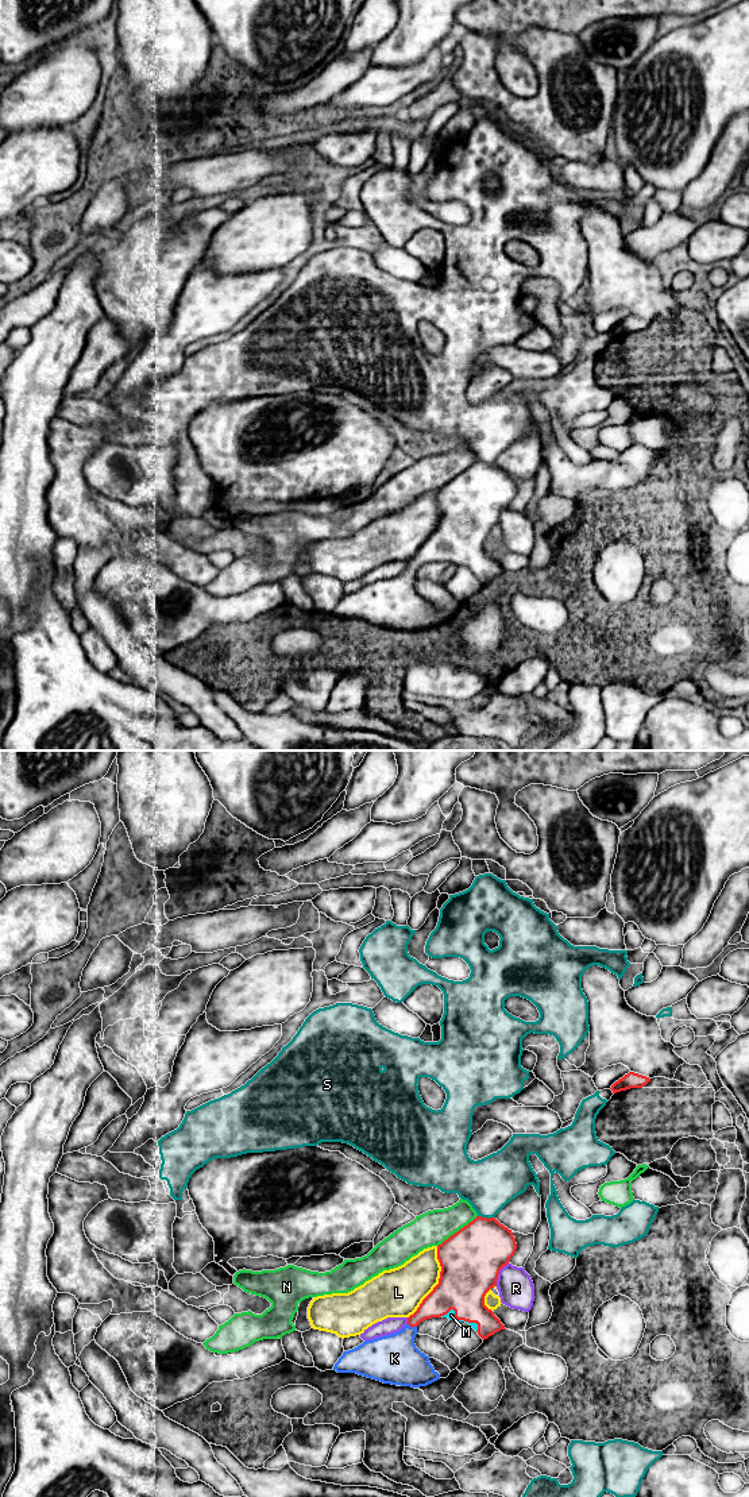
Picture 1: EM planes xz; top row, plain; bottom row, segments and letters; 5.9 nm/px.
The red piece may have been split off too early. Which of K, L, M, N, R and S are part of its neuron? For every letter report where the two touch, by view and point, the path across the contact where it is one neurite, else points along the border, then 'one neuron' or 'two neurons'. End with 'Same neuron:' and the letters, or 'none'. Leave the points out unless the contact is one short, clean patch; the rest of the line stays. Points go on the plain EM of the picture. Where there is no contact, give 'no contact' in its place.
K: xz (412, 570) | across xz (443, 541), (428, 552), (412, 570), (394, 602) | one neuron
L: xz (439, 527) | two neurons
M: xz (460, 563) | one neuron
N: xz (458, 475) | two neurons
R: xz (498, 517) | two neurons
S: xz (486, 462) | two neurons
Same neuron: K, M

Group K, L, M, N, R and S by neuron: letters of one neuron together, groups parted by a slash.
K M / L / N / R / S

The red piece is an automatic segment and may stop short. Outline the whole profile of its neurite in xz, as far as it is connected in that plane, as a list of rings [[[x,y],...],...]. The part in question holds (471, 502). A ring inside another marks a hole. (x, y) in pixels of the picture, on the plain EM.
[[[476,460],[437,490],[439,528],[408,562],[408,568],[395,578],[344,595],[333,614],[412,632],[440,624],[429,601],[414,589],[417,570],[443,560],[468,567],[483,584],[506,574],[484,549],[484,540],[497,529],[499,514],[510,506],[516,493],[511,474],[495,462]]]

